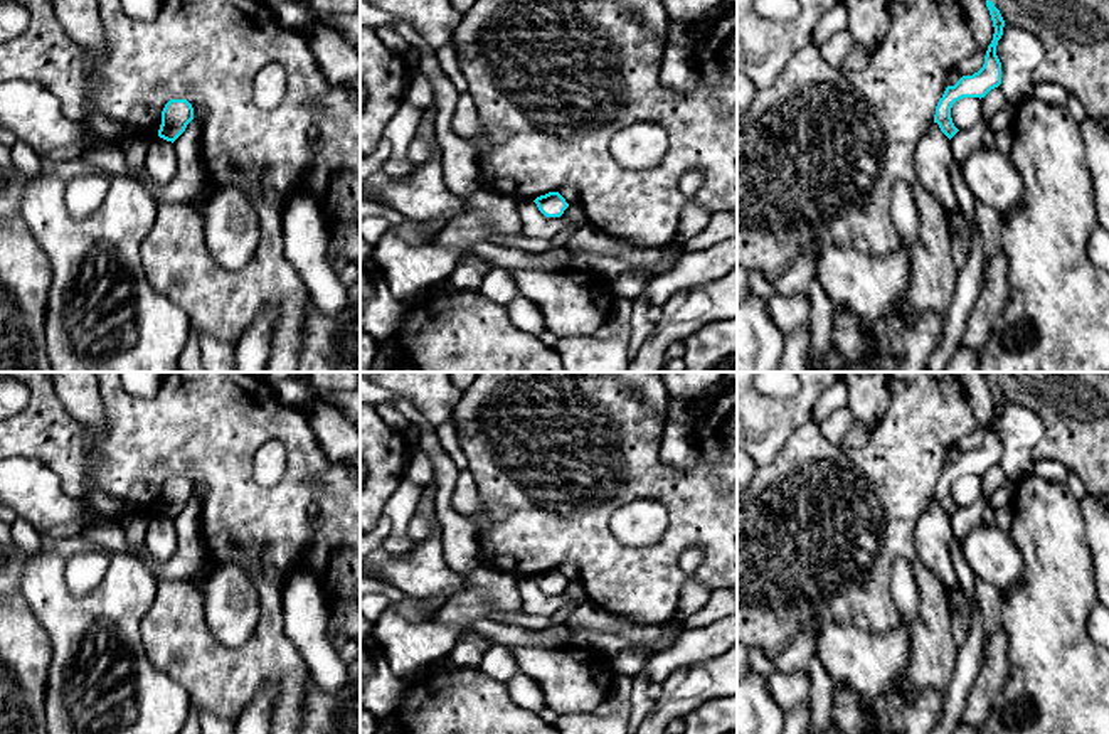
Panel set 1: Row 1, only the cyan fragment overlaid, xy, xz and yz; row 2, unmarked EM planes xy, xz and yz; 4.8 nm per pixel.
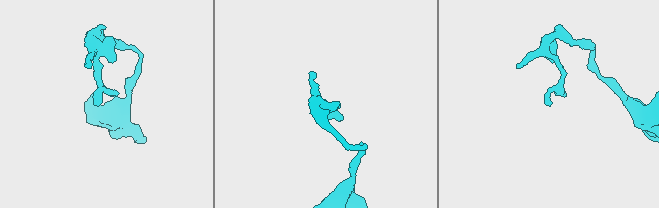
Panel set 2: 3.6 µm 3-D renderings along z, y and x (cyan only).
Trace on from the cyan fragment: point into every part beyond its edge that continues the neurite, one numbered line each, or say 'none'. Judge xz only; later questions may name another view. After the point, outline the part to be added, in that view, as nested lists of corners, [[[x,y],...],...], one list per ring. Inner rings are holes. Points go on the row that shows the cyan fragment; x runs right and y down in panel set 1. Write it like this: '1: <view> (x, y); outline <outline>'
none

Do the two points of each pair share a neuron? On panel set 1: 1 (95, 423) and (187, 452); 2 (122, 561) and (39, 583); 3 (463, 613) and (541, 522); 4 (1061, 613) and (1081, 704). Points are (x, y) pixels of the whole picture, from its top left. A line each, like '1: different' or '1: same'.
1: different
2: same
3: different
4: same

